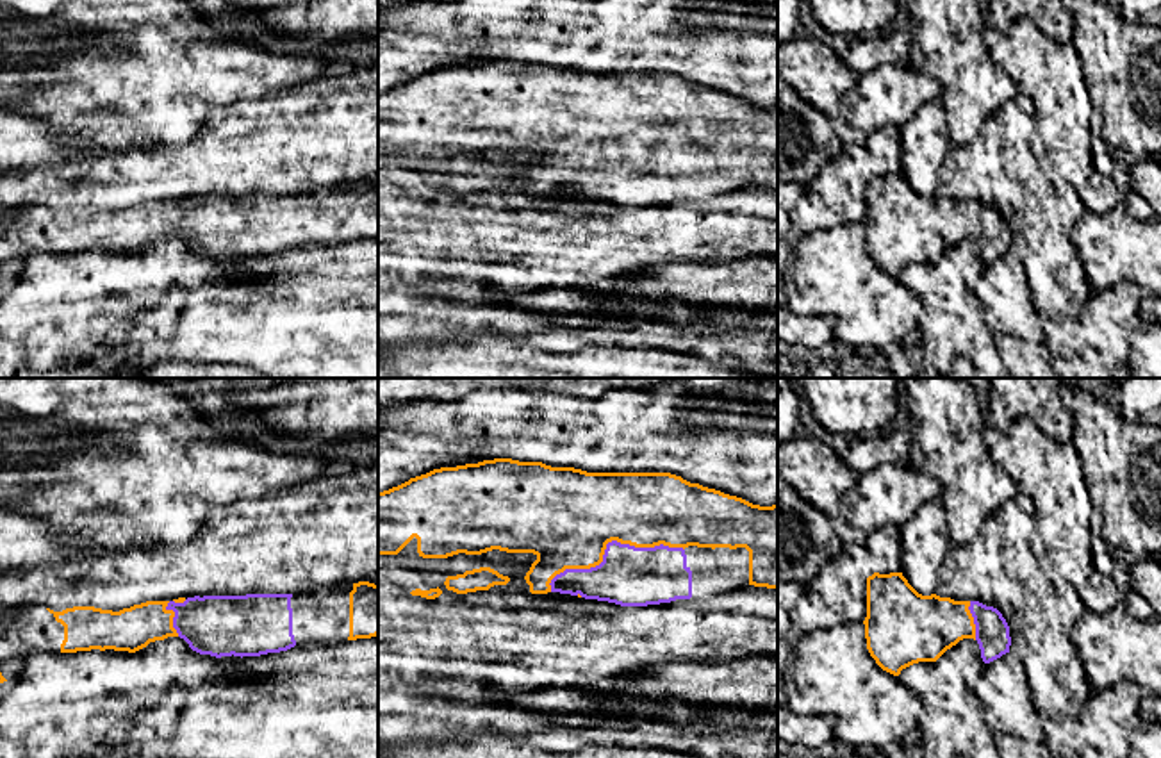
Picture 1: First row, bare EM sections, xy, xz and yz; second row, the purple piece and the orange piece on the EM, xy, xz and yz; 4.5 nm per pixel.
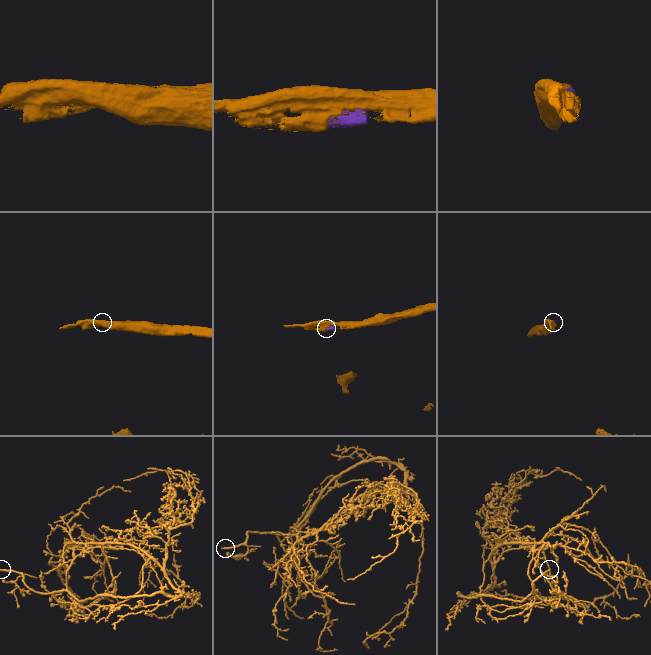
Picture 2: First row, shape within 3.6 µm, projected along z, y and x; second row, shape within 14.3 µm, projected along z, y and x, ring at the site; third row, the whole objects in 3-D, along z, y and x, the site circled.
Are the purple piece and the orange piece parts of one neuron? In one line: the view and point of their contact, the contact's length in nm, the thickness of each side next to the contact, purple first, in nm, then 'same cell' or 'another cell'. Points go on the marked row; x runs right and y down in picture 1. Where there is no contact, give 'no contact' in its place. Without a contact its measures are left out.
meets purple in xz at (607, 544); contact 650 nm long; 280 nm thick on the purple side, 440 nm on the other; same cell

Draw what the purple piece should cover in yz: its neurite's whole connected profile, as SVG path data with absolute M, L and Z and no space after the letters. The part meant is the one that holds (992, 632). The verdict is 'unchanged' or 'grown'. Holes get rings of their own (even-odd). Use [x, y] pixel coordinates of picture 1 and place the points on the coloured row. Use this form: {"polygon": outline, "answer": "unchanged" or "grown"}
{"polygon": "M902 573L867 578L867 649L876 663L899 676L918 662L936 662L963 639L979 644L990 663L1009 653L1009 626L1002 614L979 601L918 594Z", "answer": "grown"}

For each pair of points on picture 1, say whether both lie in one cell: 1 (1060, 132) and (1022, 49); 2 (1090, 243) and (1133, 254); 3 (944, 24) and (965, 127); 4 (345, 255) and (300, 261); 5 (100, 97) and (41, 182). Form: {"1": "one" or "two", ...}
{"1": "one", "2": "one", "3": "one", "4": "one", "5": "two"}

